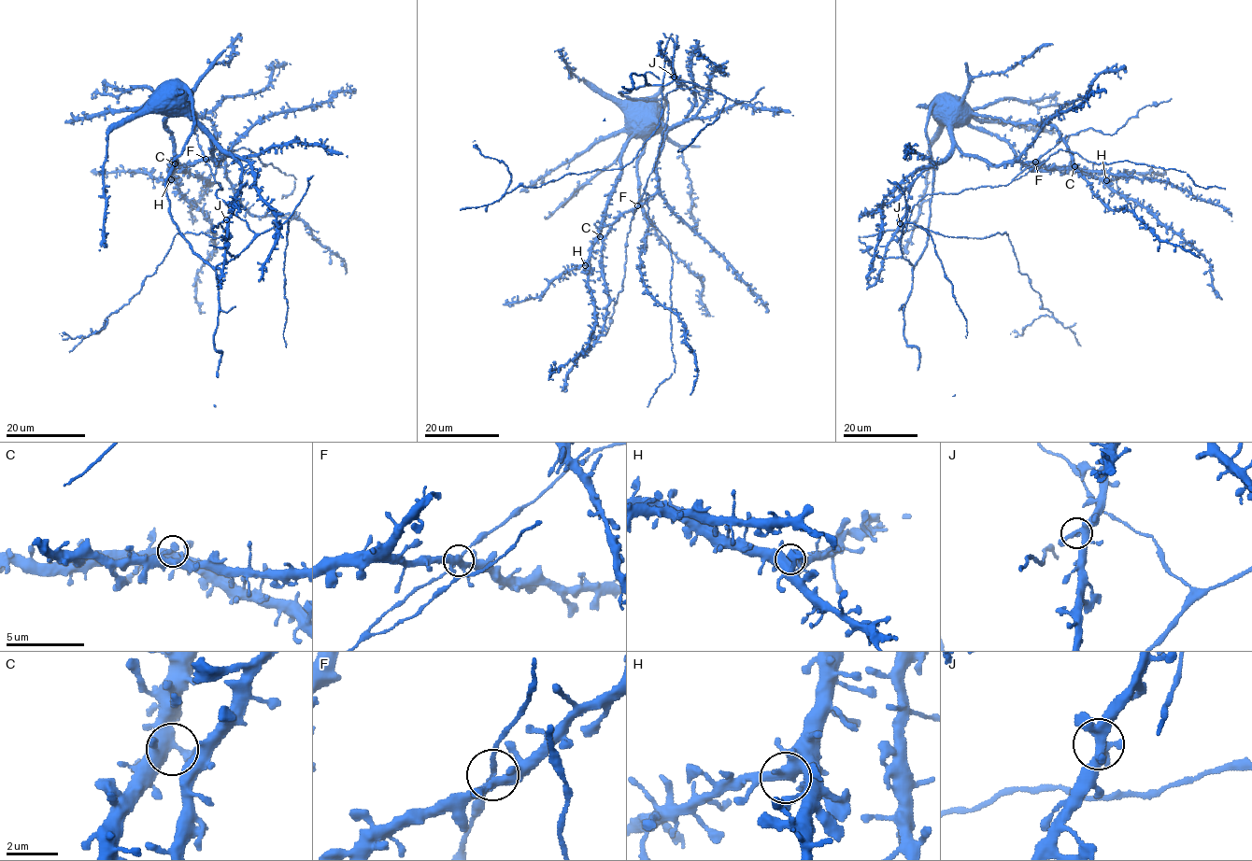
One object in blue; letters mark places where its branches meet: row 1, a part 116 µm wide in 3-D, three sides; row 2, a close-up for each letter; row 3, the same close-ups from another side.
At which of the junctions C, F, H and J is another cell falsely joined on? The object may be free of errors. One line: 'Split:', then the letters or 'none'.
Split: none

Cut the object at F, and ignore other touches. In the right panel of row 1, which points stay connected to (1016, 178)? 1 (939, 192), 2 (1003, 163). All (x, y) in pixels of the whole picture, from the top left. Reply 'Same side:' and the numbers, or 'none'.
Same side: 1

